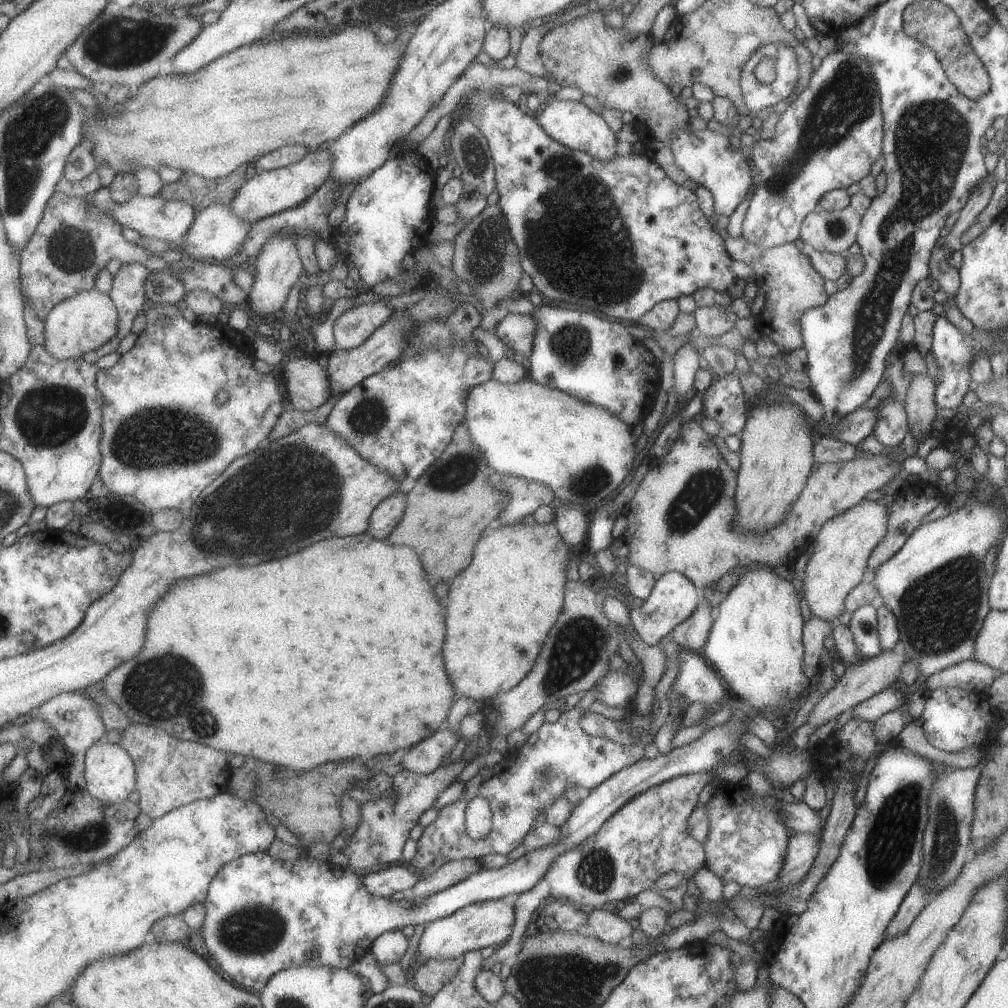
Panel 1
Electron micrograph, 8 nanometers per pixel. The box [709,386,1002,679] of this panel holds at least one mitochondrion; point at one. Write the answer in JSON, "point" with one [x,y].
{"point":[938,612]}

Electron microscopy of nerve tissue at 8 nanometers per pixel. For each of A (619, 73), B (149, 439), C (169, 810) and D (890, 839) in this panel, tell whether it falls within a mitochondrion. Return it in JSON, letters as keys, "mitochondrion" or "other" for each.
{"A":"mitochondrion","B":"mitochondrion","C":"other","D":"mitochondrion"}

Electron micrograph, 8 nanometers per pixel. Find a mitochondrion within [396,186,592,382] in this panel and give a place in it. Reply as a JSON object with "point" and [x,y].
{"point":[486,250]}

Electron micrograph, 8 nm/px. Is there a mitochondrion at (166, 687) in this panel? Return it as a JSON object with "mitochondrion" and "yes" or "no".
{"mitochondrion":"yes"}

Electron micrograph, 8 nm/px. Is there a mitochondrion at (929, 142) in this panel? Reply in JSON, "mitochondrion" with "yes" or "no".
{"mitochondrion":"yes"}

